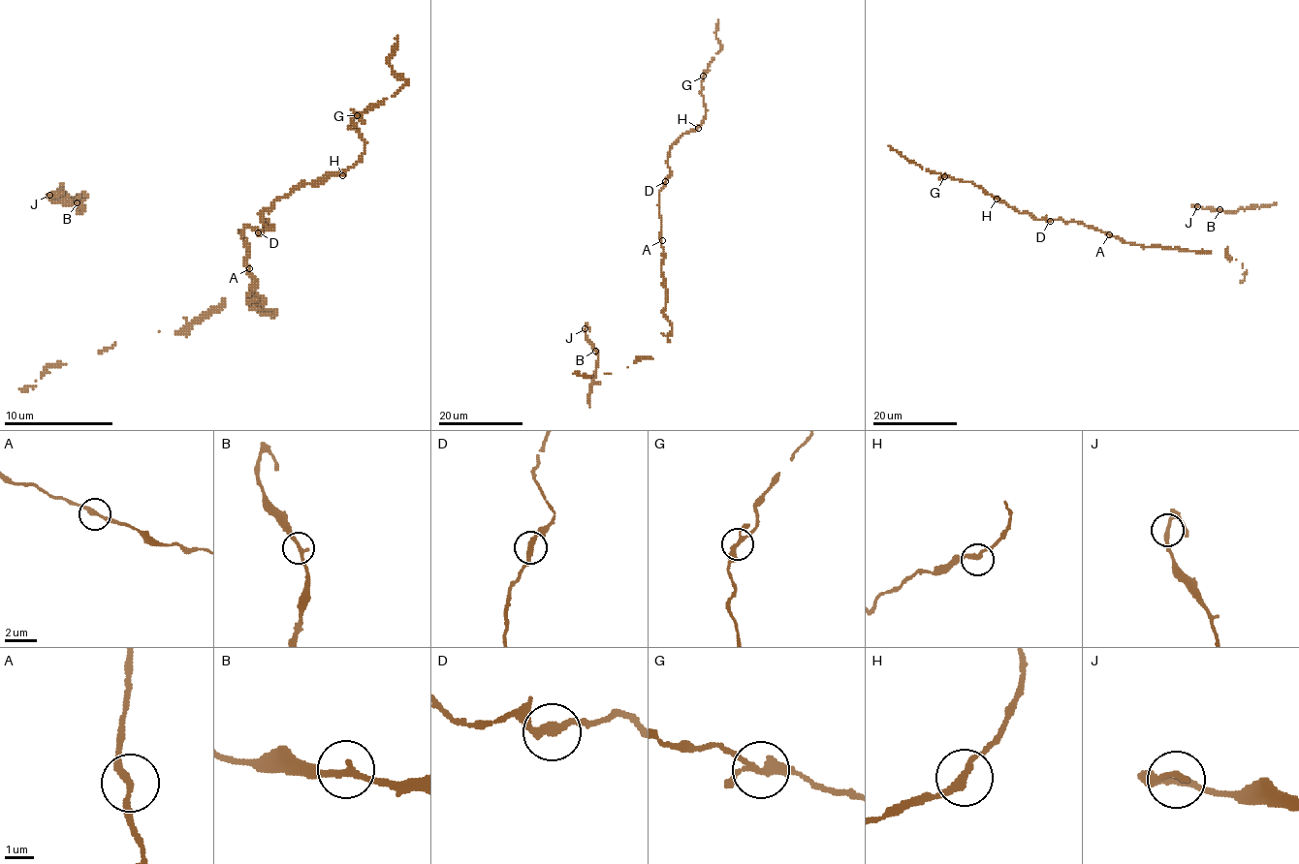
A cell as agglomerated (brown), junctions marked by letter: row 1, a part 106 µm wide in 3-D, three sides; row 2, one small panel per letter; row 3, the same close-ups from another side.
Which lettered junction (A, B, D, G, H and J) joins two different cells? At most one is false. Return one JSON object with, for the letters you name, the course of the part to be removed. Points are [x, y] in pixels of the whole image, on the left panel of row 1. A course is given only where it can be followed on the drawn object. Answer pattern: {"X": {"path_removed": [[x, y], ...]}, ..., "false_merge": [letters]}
{"false_merge": []}

